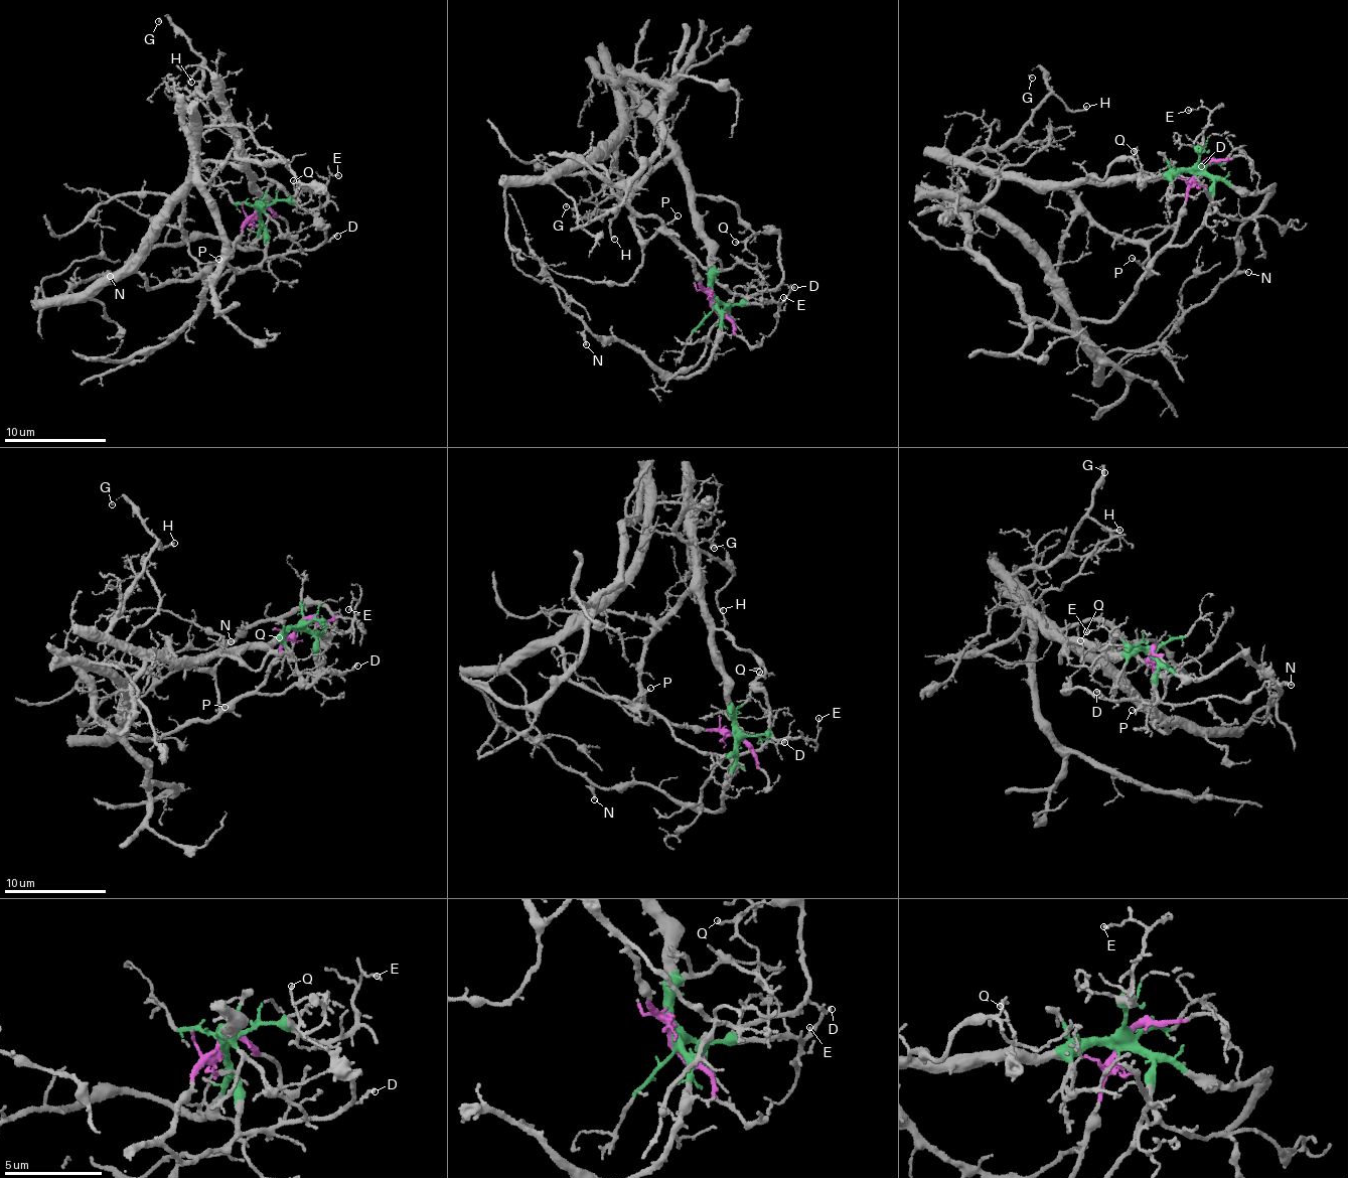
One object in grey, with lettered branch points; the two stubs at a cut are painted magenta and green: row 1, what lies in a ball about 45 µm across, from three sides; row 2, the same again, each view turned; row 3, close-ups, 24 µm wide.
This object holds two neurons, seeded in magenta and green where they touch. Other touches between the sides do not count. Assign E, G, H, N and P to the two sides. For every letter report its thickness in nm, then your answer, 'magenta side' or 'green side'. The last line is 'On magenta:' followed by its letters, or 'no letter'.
E: 130 nm | green side
G: 90 nm | green side
H: 170 nm | green side
N: 190 nm | green side
P: 130 nm | green side
On magenta: no letter

